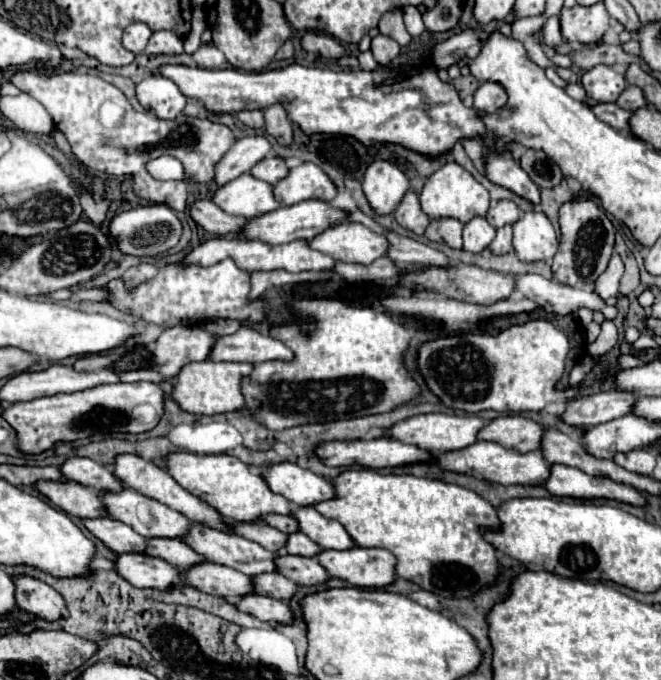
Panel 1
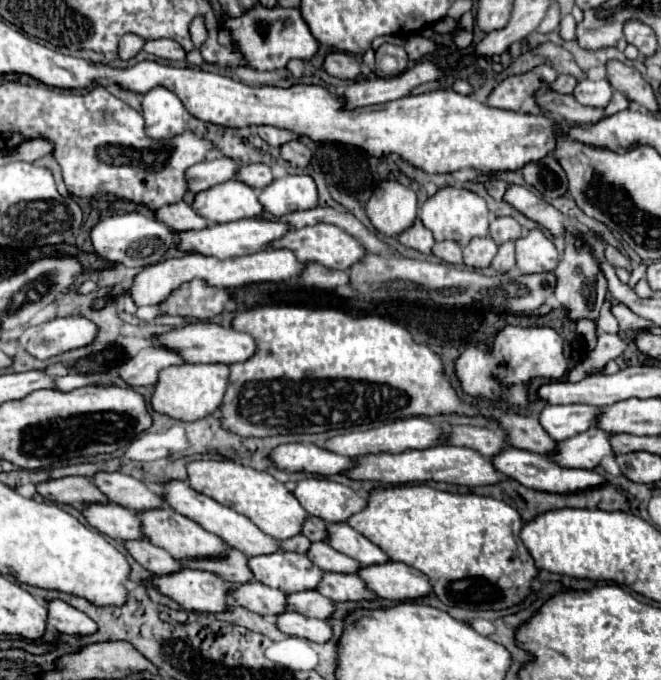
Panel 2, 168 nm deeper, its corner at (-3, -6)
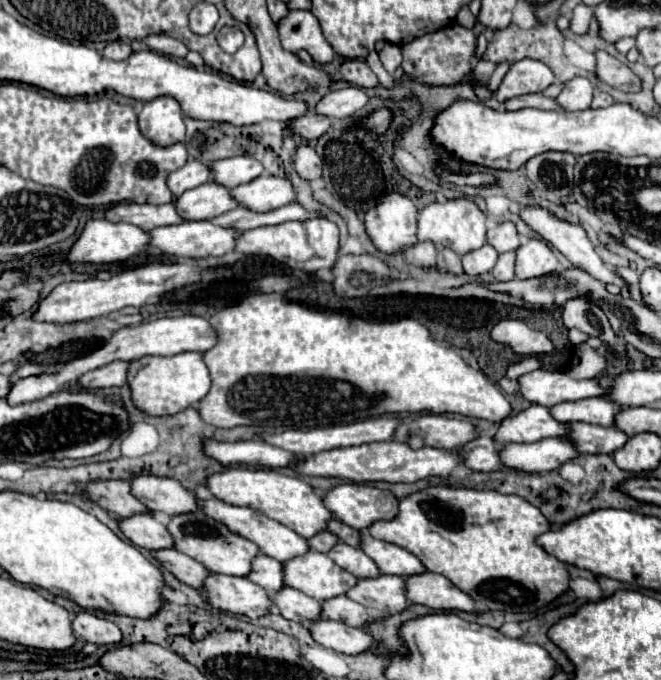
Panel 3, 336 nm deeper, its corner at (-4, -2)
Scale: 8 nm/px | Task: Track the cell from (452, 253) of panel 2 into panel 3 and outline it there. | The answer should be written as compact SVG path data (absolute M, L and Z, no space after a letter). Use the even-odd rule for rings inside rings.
M445 248L437 254L437 270L441 272L449 272L449 274L455 274L455 276L461 276L463 274L463 268L461 268L461 256L455 254L453 250Z

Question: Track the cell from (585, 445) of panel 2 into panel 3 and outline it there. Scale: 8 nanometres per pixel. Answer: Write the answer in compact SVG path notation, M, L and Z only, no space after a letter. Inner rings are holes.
M543 438L531 444L507 444L499 450L501 464L523 474L543 474L557 470L563 462L575 456L575 446L561 438Z

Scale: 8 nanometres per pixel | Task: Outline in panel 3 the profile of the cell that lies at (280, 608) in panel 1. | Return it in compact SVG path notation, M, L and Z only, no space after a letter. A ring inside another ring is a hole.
M315 620L309 626L315 642L325 648L331 648L341 654L361 654L369 648L379 646L379 642L361 628L351 628L347 624L339 624L335 620Z

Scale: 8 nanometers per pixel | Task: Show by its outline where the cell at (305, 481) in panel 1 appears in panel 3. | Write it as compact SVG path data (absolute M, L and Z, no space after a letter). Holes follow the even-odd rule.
M353 482L329 490L325 504L337 520L357 530L369 528L379 520L393 520L399 512L399 500L393 492Z

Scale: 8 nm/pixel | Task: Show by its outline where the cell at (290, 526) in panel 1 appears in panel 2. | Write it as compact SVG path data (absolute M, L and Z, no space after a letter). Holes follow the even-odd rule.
M308 516L302 524L302 534L310 540L310 542L318 542L326 538L326 522L316 518L316 516Z

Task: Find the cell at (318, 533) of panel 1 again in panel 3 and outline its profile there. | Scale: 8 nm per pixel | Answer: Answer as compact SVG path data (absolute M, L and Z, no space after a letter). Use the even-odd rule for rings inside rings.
M361 530L363 532L363 552L367 552L367 556L371 556L377 564L379 564L379 570L383 574L395 574L395 576L415 576L415 574L423 574L425 572L425 566L423 562L395 546L395 544L389 544L389 542L383 542L383 540L375 540L367 530Z

